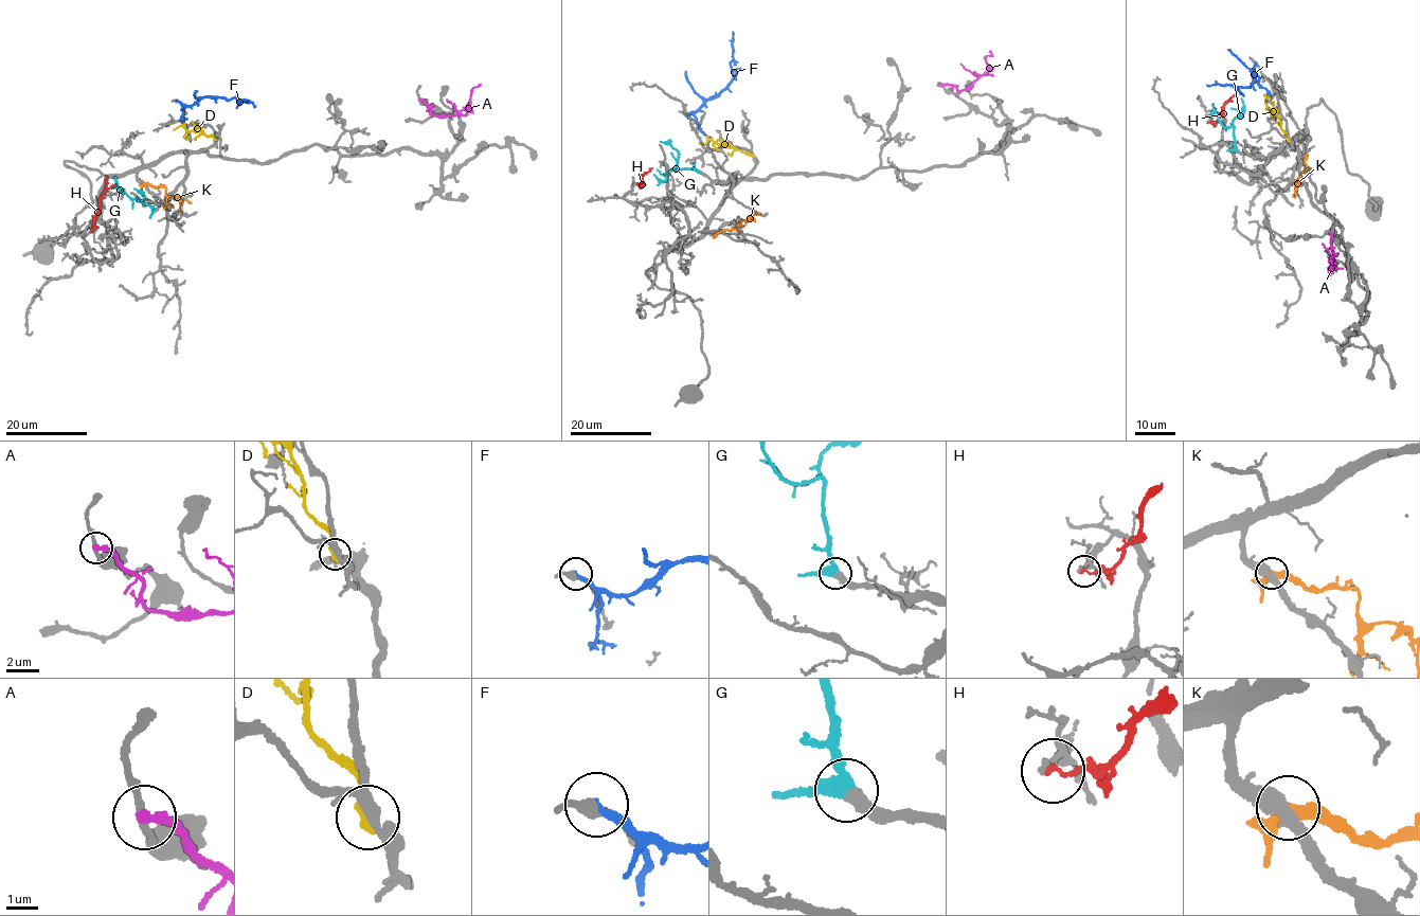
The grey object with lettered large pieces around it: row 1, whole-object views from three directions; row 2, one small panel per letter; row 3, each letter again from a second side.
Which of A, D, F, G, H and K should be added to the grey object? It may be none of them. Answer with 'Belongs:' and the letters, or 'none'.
Belongs: G

